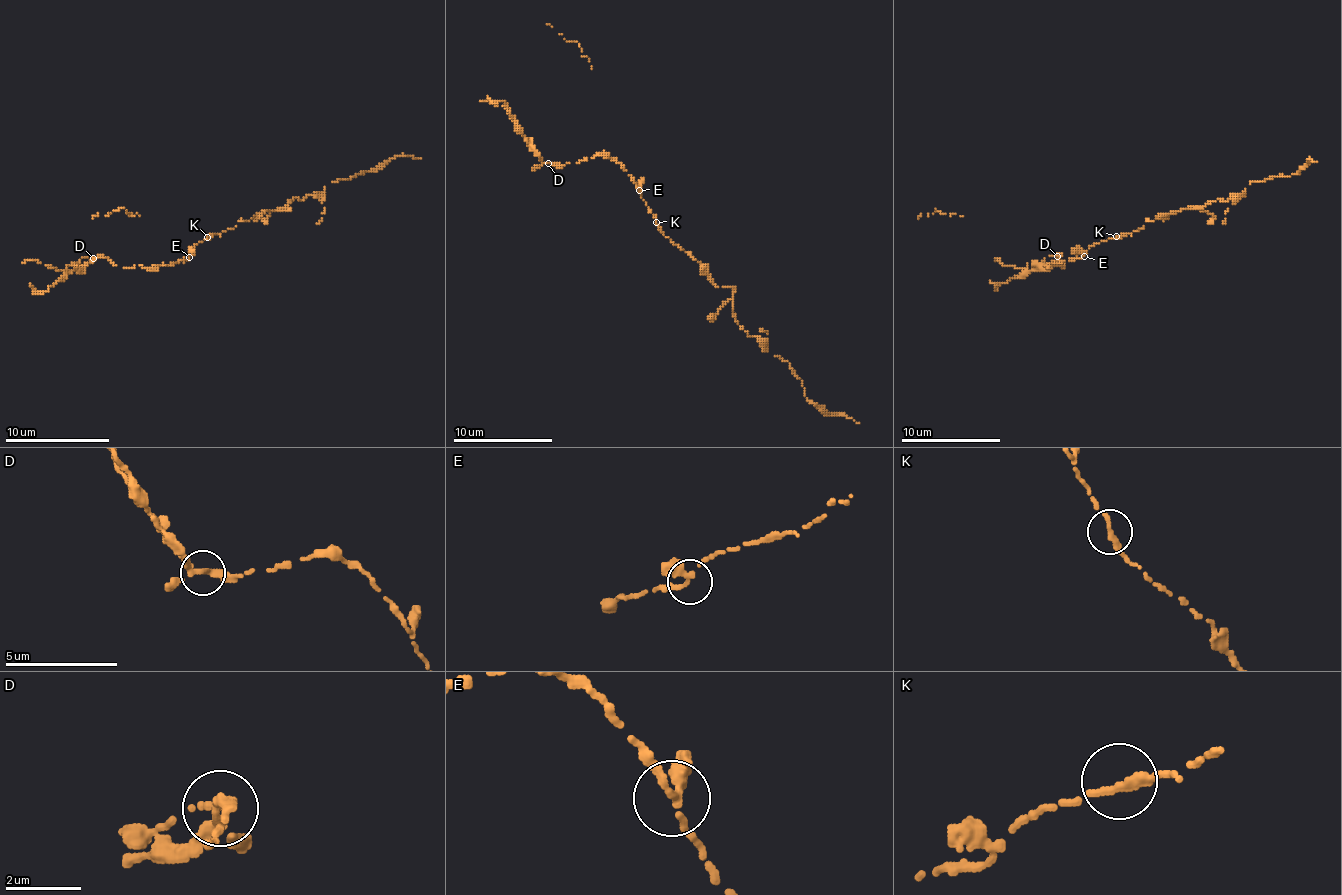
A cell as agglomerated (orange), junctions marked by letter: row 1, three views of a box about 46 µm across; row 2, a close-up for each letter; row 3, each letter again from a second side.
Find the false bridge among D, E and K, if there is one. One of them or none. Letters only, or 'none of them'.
D

